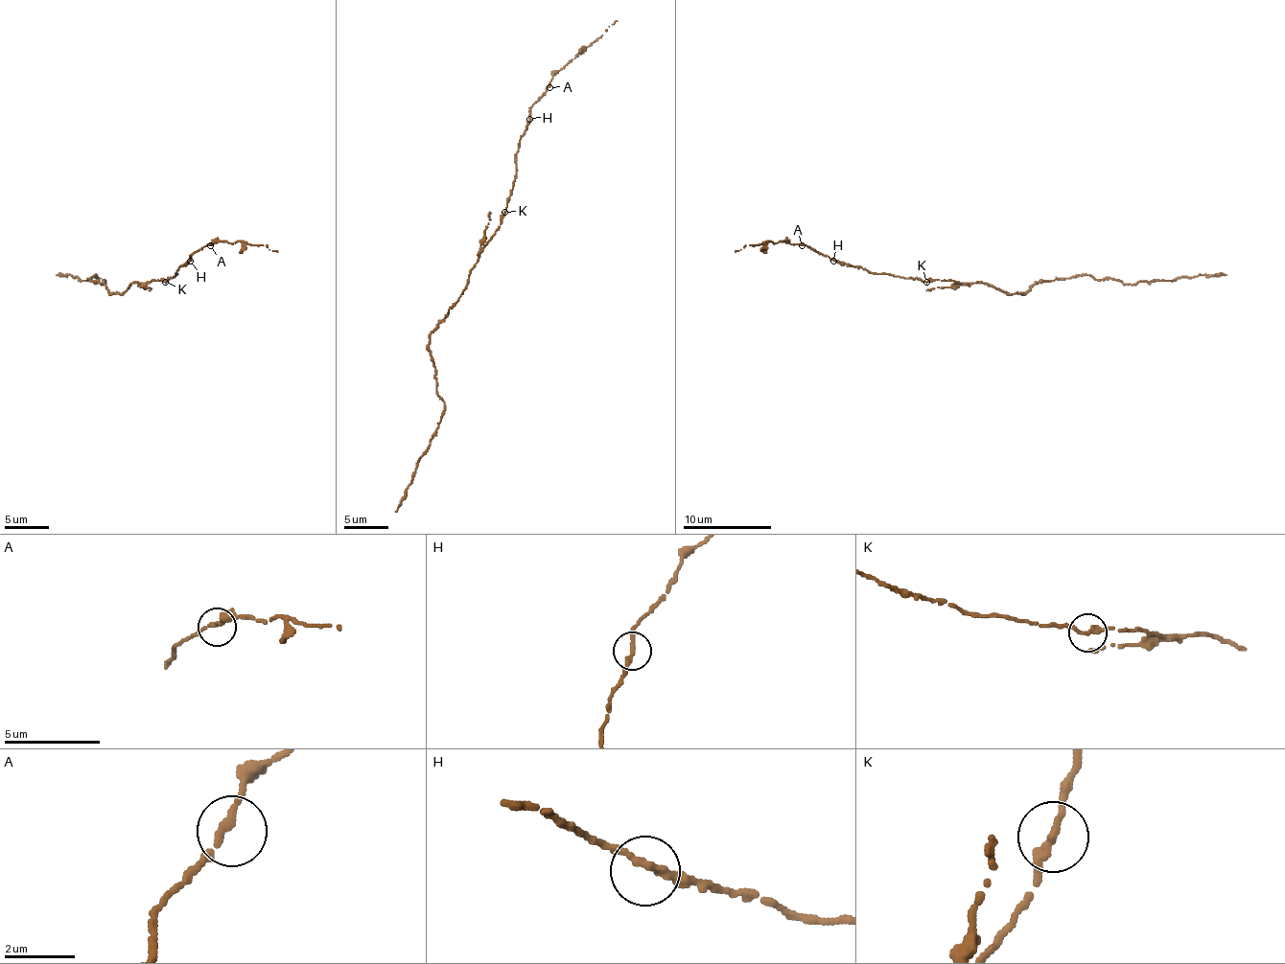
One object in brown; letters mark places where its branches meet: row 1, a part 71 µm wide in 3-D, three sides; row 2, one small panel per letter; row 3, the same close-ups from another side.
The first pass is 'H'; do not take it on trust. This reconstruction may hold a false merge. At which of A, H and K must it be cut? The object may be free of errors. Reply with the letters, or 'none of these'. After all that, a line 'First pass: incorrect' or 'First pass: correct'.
none of these
First pass: incorrect

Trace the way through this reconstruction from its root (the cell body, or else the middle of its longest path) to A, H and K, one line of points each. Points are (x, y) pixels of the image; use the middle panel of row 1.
A: (478, 258), (481, 246), (501, 224), (501, 216), (516, 176), (519, 141), (529, 119), (529, 109), (549, 87)
H: (478, 258), (481, 246), (501, 224), (501, 216), (516, 176), (519, 141), (529, 119)
K: (478, 258), (481, 246), (501, 224), (501, 216), (505, 211)

